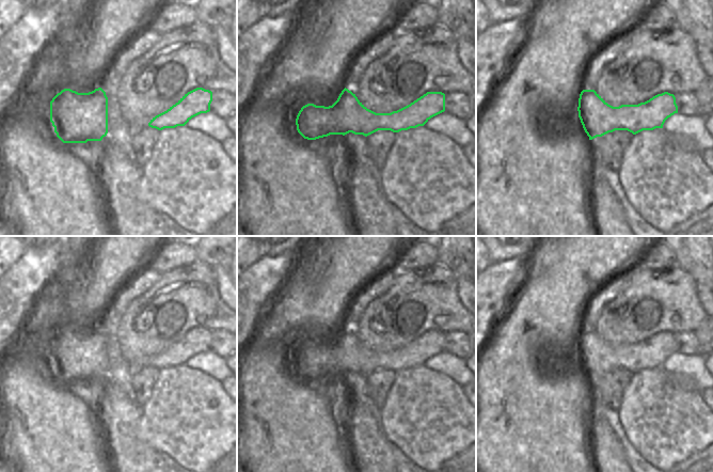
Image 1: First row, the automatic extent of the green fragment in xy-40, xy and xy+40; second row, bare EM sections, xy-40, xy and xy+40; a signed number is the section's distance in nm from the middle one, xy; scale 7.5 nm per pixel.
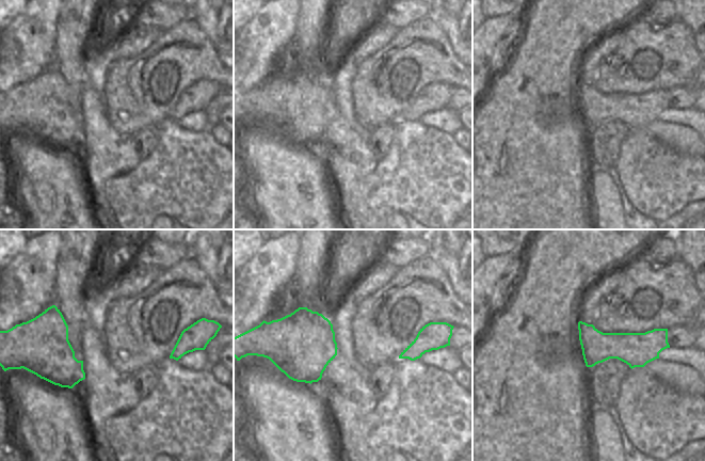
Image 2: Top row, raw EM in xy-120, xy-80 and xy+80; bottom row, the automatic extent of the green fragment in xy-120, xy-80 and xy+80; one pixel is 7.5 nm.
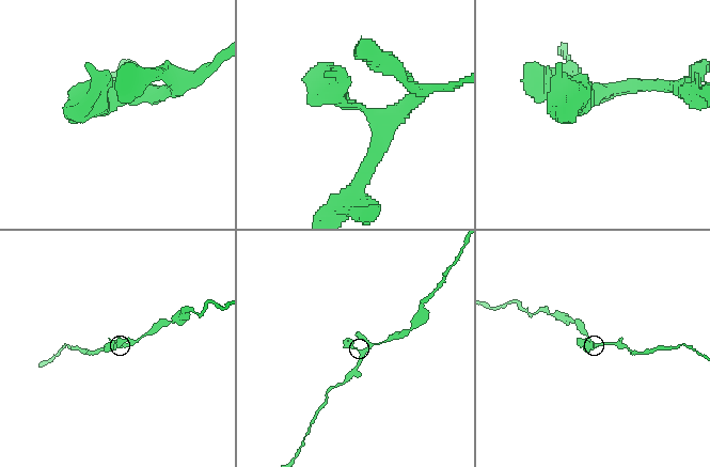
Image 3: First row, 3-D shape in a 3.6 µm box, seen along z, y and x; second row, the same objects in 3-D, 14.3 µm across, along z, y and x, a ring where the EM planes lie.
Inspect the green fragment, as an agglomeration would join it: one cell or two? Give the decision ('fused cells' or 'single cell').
single cell

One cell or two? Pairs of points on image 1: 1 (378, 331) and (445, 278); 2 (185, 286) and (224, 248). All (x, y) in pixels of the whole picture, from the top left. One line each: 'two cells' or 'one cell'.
1: one cell
2: two cells

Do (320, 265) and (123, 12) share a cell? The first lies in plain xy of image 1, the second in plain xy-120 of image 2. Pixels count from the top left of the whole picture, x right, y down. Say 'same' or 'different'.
same

